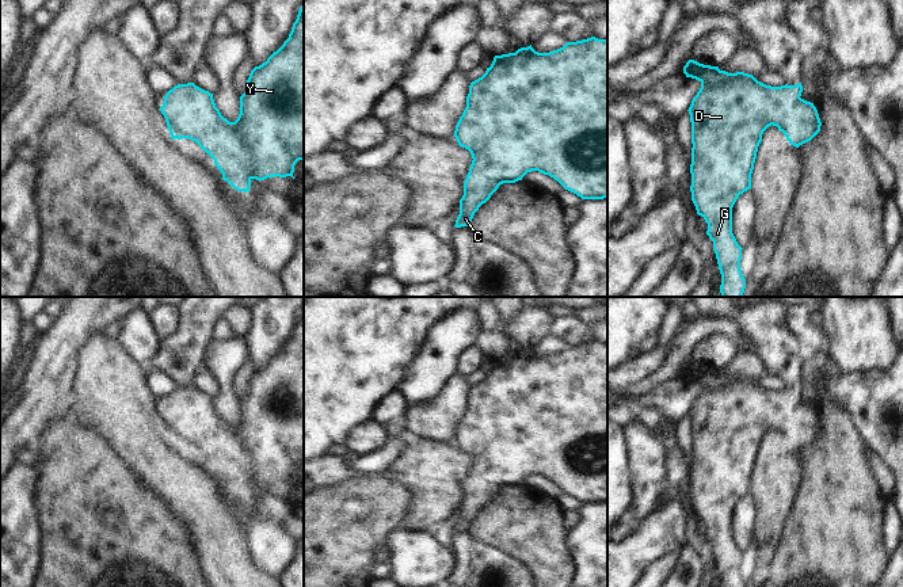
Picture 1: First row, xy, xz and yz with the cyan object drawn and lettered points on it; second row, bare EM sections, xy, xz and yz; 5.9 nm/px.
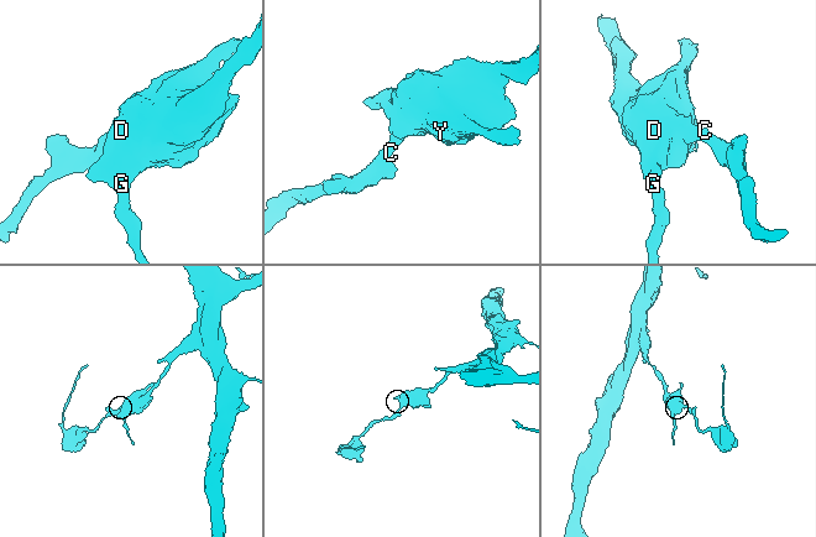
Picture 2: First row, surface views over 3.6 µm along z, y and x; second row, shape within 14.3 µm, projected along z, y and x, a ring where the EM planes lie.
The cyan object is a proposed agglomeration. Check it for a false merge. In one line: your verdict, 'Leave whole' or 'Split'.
Leave whole.

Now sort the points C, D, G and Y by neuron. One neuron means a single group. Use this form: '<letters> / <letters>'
C D G Y

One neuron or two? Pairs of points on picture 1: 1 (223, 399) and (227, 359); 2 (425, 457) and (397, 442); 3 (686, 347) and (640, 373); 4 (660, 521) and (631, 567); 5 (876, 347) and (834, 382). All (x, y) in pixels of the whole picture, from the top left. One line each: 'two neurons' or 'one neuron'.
1: one neuron
2: two neurons
3: two neurons
4: one neuron
5: two neurons

